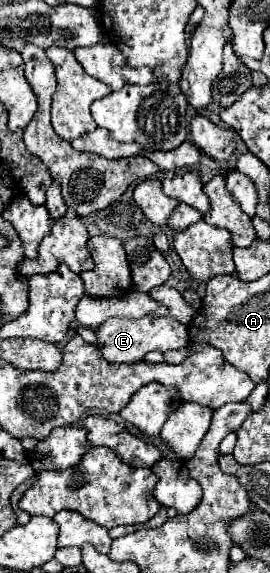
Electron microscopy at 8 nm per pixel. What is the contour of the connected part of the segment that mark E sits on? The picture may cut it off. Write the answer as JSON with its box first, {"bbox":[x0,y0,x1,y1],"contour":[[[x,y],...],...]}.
{"bbox":[96,316,188,364],"contour":[[[144,316],[140,320],[128,320],[128,318],[110,318],[96,330],[98,336],[98,350],[102,352],[104,360],[110,364],[136,364],[142,362],[144,356],[152,350],[178,350],[188,346],[188,326],[180,324],[174,318],[156,318],[156,316]]]}

